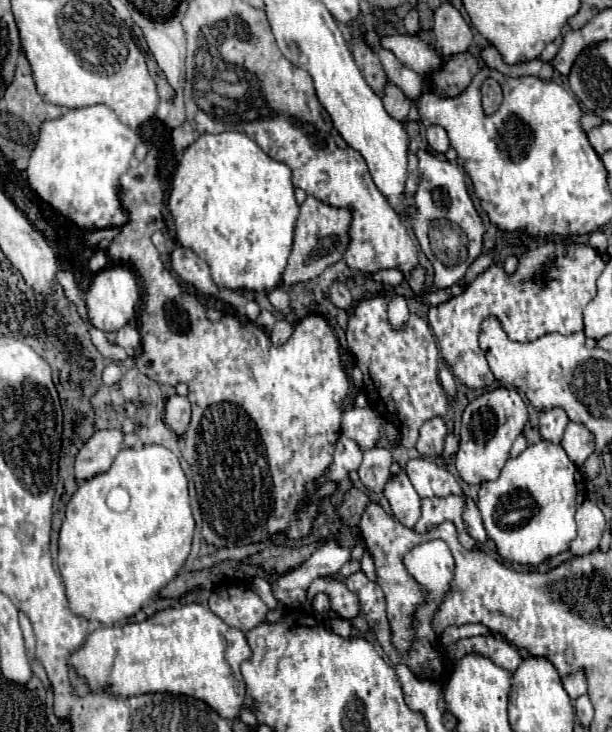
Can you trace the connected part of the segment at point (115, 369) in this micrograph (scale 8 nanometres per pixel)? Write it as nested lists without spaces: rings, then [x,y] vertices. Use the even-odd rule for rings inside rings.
[[[109,363],[103,371],[103,383],[105,385],[115,385],[115,383],[121,381],[121,377],[123,377],[123,371],[117,363]]]

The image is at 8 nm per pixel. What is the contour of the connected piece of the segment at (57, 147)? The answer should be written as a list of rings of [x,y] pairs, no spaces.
[[[105,105],[71,109],[59,119],[45,121],[26,170],[31,189],[81,229],[97,231],[125,225],[127,211],[119,199],[119,177],[129,169],[133,151],[139,160],[146,156],[140,128],[125,127]]]

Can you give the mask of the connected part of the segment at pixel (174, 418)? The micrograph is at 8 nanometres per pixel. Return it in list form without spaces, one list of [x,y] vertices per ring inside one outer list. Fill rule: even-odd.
[[[173,395],[167,399],[165,405],[165,423],[177,433],[183,435],[187,431],[187,425],[191,421],[191,405],[187,397]]]

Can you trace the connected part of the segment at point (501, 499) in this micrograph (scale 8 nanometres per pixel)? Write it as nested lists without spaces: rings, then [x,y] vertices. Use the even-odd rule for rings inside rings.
[[[539,441],[529,445],[515,459],[507,459],[495,481],[481,483],[479,499],[477,499],[477,507],[481,511],[485,531],[489,539],[495,541],[499,555],[515,565],[539,565],[545,559],[567,551],[569,543],[577,537],[573,517],[575,517],[575,509],[579,507],[579,483],[581,483],[581,501],[583,501],[587,495],[585,477],[581,475],[579,467],[567,457],[561,445]]]

